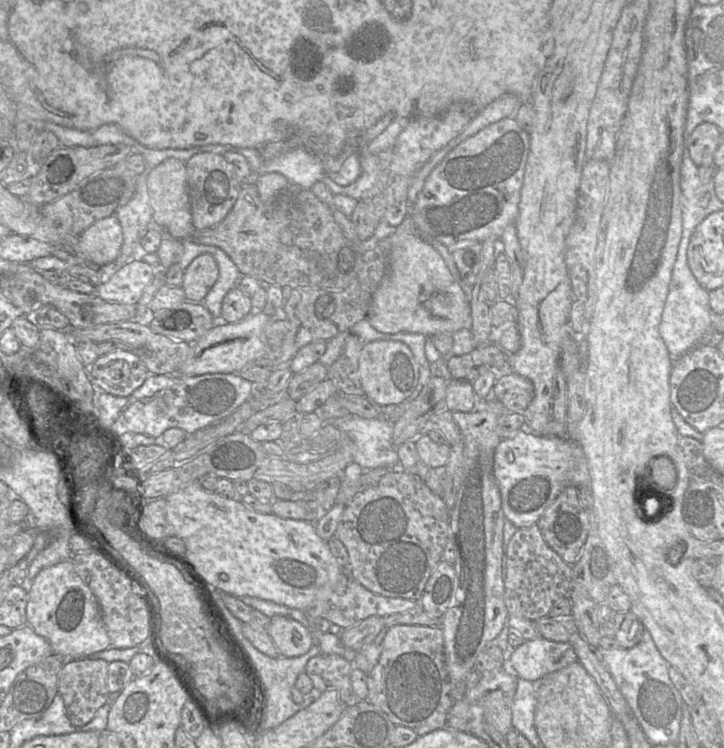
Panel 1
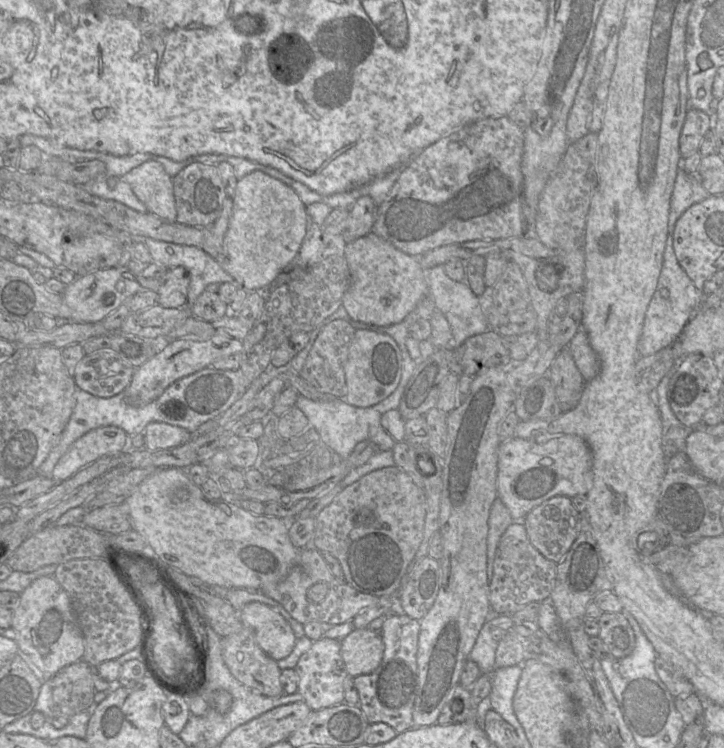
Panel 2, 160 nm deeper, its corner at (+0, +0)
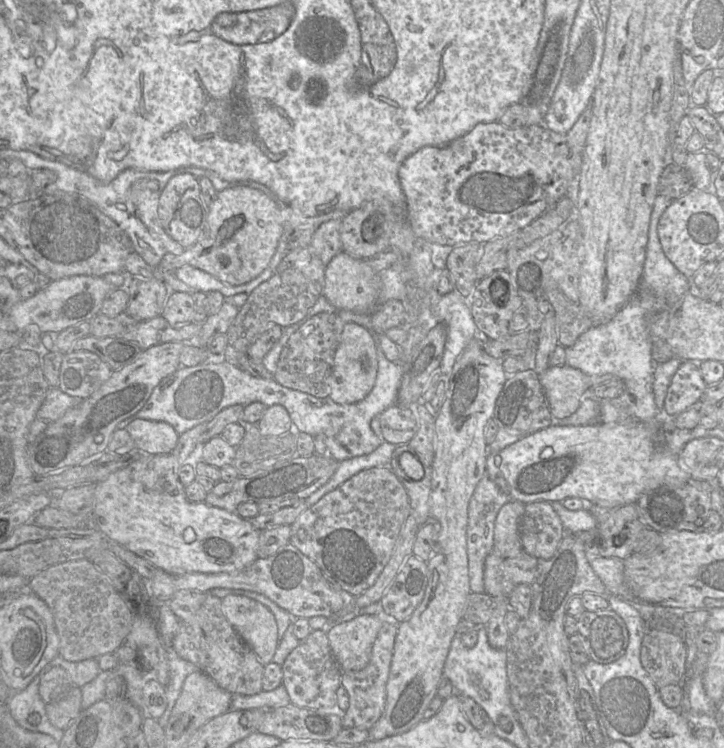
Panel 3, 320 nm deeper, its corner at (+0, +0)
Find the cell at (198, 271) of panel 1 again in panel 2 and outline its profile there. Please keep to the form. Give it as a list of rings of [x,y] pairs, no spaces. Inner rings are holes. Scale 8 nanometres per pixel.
[[[182,266],[170,269],[160,277],[161,285],[156,291],[158,294],[158,305],[164,308],[187,307],[188,287],[190,273]]]

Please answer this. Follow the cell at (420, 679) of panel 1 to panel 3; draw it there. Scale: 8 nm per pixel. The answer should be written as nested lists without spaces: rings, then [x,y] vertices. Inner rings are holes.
[[[382,623],[372,646],[368,665],[360,671],[342,671],[341,686],[349,695],[349,708],[342,713],[343,728],[369,730],[381,717],[386,704],[386,684],[389,677],[394,644],[398,632],[397,624]]]

